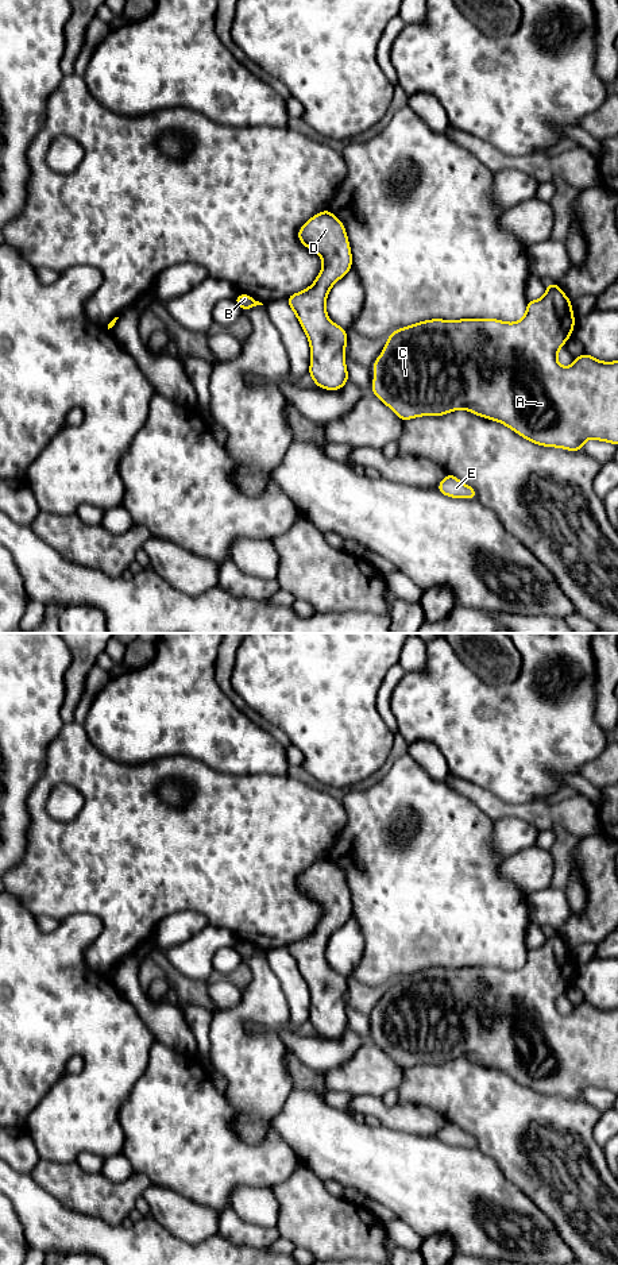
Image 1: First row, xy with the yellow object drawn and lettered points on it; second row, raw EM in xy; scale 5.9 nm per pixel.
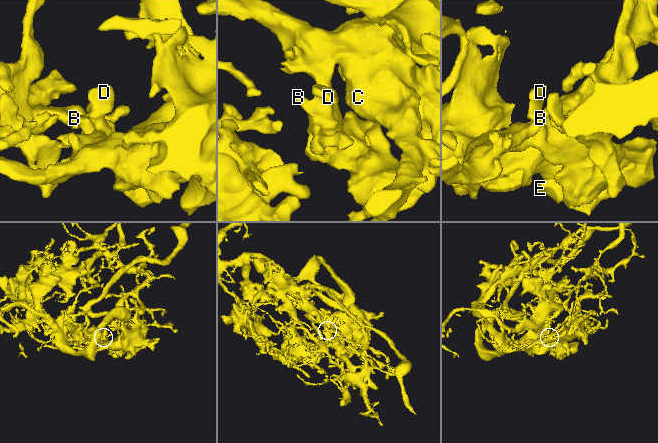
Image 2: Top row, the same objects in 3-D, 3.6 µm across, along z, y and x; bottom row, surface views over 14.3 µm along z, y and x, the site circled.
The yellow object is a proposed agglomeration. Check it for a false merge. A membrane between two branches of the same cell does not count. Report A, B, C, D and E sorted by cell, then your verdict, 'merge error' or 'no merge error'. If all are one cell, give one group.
A B C D E | no merge error

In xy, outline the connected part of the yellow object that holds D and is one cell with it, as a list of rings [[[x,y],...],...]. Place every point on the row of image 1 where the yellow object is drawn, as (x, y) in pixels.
[[[328,209],[310,217],[298,240],[322,259],[316,281],[286,298],[310,344],[309,375],[327,390],[340,390],[348,382],[345,367],[347,331],[327,315],[327,296],[352,267],[351,247],[344,224]]]

